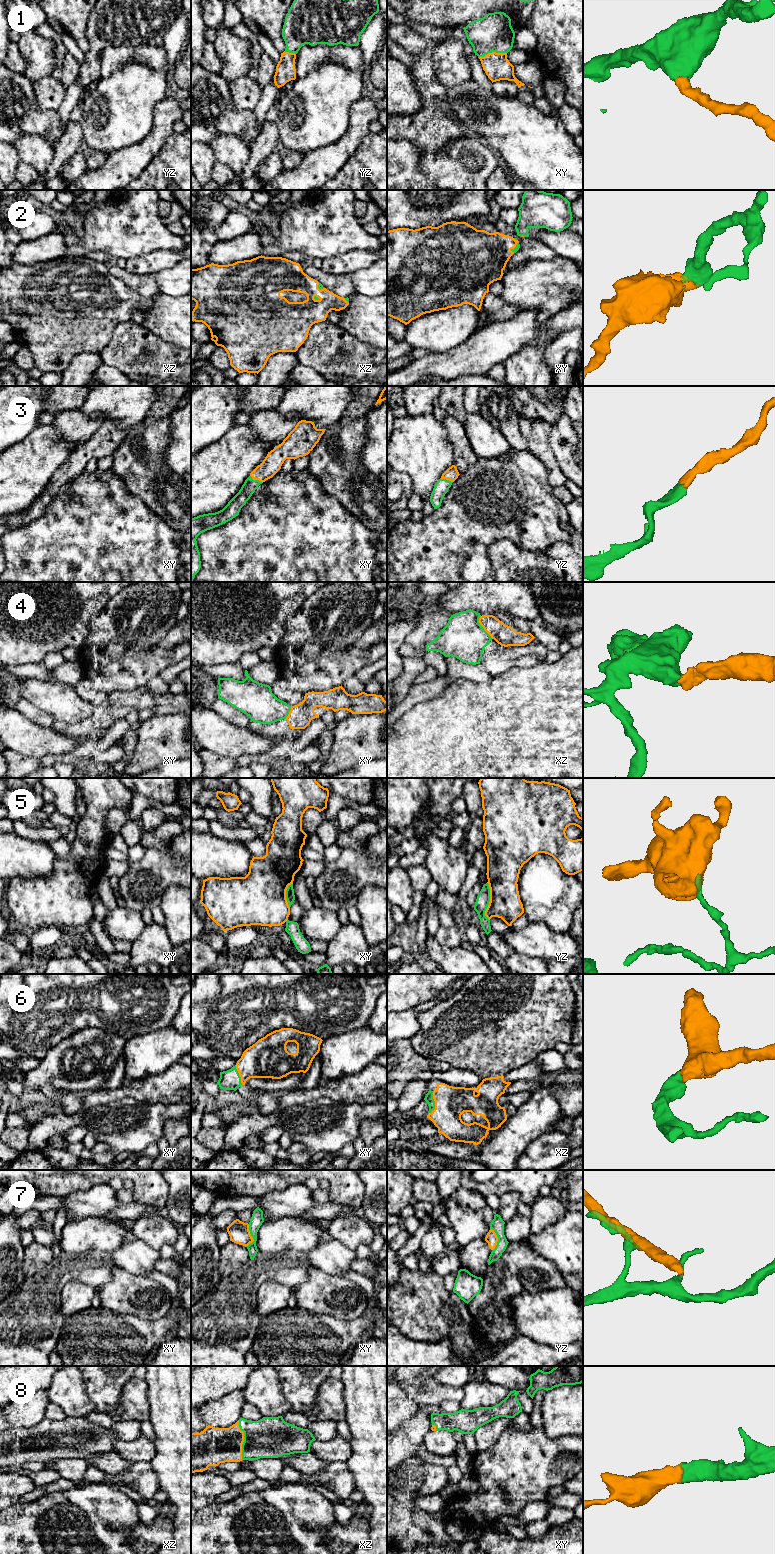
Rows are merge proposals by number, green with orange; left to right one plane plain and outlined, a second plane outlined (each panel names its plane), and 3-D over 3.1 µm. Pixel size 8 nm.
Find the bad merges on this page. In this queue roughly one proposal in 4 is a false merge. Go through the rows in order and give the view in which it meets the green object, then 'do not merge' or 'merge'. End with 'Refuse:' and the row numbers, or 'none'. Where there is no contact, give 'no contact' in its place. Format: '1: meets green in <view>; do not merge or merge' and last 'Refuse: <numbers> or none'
1: meets green in xy; merge
2: meets green in xy; merge
3: meets green in xy; merge
4: meets green in xz; do not merge
5: meets green in yz; do not merge
6: meets green in xz; merge
7: meets green in yz; do not merge
8: meets green in xz; merge
Refuse: 4, 5, 7

